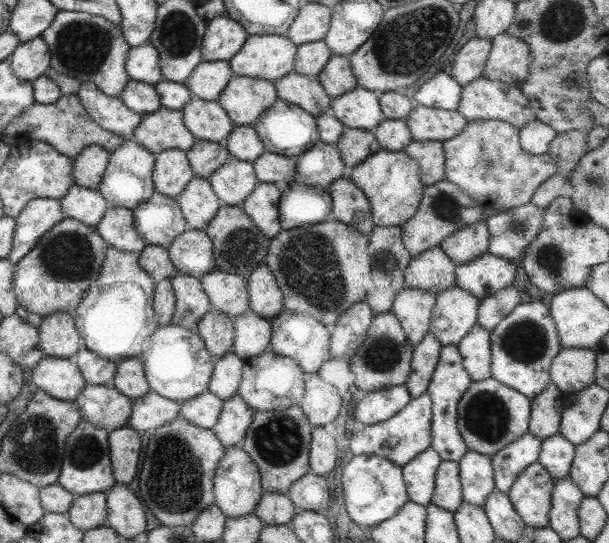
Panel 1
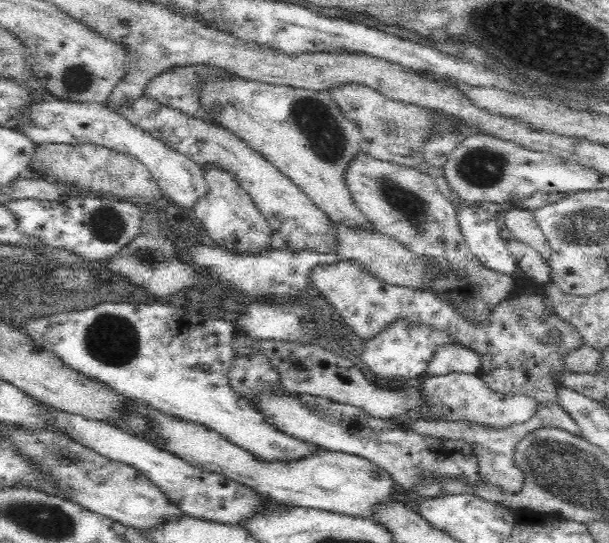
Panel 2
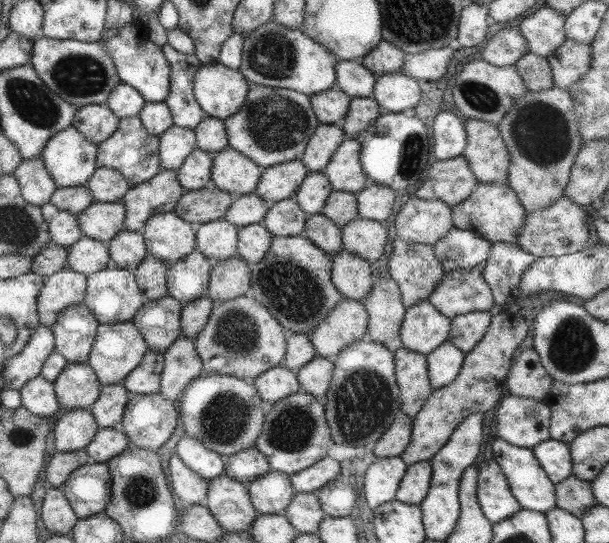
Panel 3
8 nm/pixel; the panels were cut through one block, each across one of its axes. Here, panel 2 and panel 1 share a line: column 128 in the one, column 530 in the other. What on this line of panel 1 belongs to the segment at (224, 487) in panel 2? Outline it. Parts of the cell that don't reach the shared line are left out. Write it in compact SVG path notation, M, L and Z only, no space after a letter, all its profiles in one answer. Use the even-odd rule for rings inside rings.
M526 432L515 442L490 455L494 488L507 494L519 474L538 460L541 443L538 438Z

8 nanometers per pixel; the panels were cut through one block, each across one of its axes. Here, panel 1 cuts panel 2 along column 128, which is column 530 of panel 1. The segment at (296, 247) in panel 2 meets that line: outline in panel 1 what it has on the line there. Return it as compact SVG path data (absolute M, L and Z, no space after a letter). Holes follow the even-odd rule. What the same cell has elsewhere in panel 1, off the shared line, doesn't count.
M478 78L462 87L459 106L456 111L466 120L499 120L520 129L530 120L535 119L529 101L523 96L519 87L503 84L498 80Z

